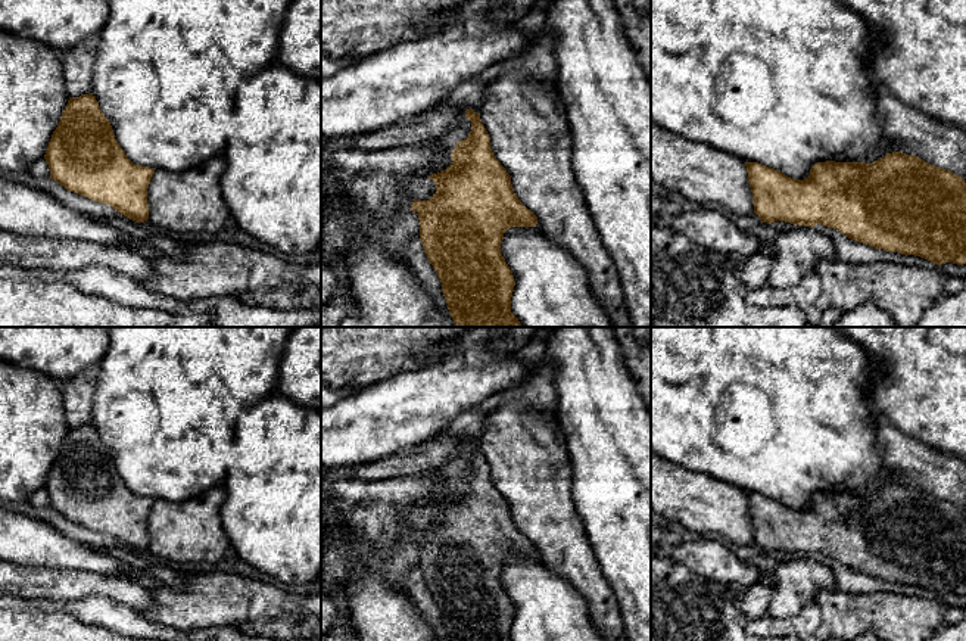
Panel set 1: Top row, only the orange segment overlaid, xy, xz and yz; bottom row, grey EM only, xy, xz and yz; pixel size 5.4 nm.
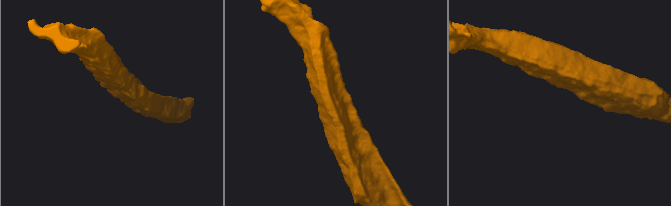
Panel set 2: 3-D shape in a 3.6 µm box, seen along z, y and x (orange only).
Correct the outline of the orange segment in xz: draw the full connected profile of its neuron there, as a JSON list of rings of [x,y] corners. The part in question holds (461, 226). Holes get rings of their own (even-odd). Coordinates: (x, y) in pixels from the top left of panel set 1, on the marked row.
[[[471,108],[465,111],[471,121],[467,139],[456,141],[451,158],[452,165],[445,171],[429,175],[436,184],[436,193],[429,200],[414,199],[411,209],[418,214],[420,240],[442,283],[442,292],[449,314],[456,327],[521,327],[518,318],[511,312],[514,292],[514,276],[501,253],[504,233],[511,227],[536,227],[537,217],[527,209],[515,196],[511,177],[490,149],[489,134],[482,124],[480,113]]]

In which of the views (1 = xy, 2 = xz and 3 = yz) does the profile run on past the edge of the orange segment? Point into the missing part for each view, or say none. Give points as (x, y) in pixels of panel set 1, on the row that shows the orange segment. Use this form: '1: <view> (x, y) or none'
1: none
2: none
3: none

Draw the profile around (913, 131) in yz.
[[[885,90],[876,97],[884,137],[906,155],[966,177],[966,130],[938,121]]]

